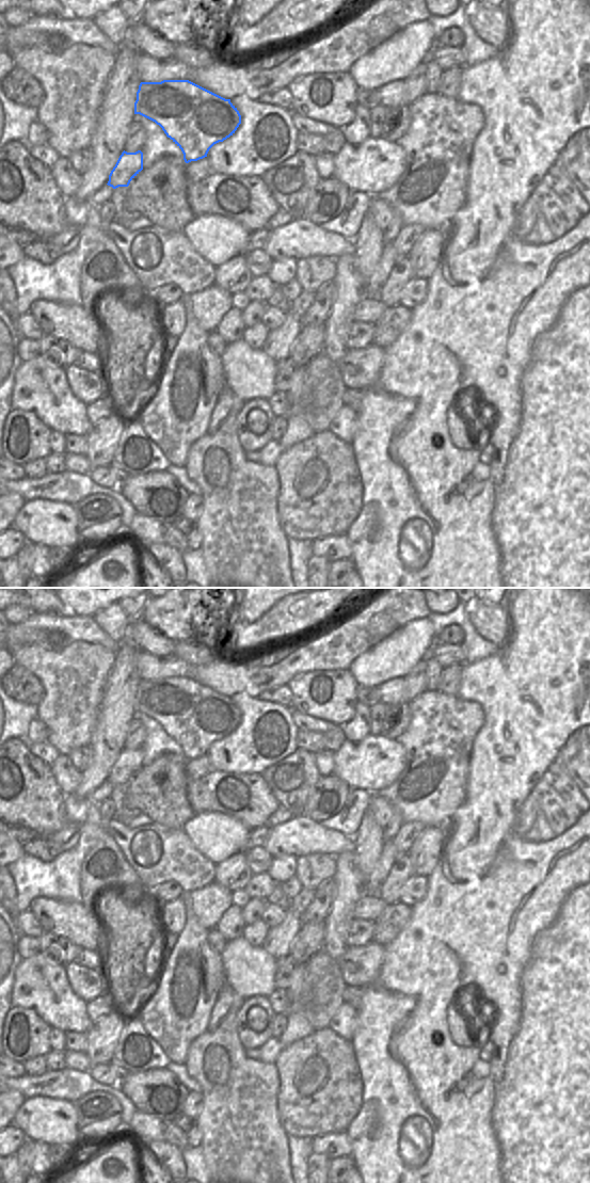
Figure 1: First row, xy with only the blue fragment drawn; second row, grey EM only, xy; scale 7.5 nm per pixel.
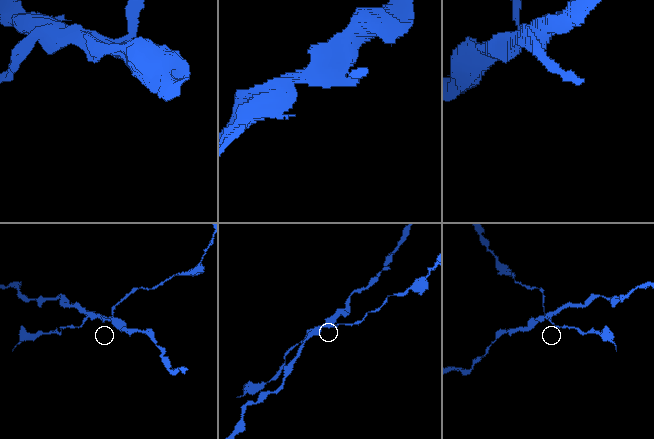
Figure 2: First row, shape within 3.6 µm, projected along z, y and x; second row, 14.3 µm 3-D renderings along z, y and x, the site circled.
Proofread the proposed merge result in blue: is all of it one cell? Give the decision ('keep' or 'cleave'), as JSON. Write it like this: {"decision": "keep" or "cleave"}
{"decision": "cleave"}

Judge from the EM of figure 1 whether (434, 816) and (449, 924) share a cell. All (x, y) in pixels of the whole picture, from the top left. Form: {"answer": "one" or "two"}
{"answer": "two"}

